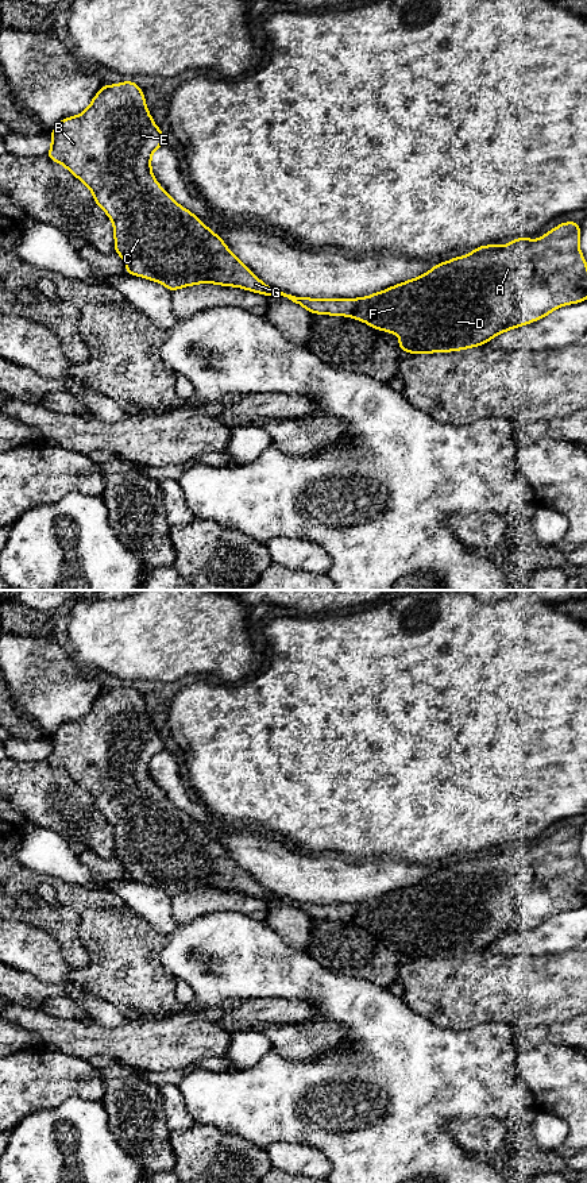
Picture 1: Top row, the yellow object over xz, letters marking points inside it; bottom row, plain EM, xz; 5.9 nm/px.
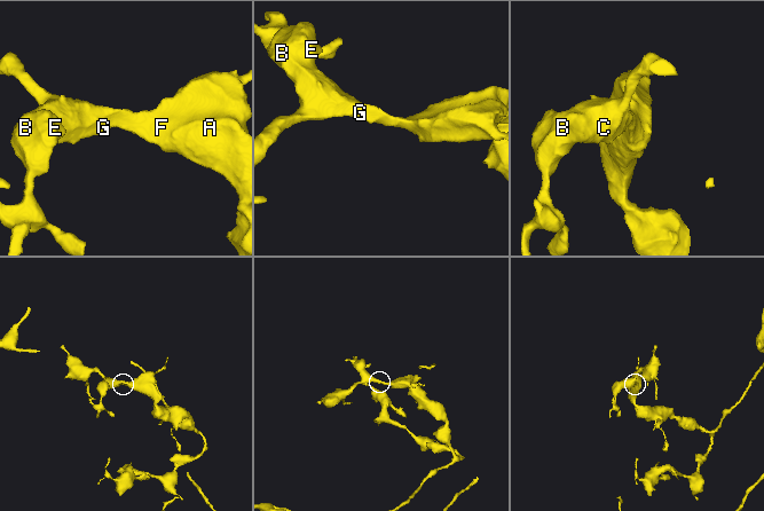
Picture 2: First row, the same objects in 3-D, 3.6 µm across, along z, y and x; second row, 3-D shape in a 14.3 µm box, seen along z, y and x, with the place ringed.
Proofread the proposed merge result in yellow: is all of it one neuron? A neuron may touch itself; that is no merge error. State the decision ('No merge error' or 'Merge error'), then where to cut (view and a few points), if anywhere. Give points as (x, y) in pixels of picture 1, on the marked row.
No merge error. No split

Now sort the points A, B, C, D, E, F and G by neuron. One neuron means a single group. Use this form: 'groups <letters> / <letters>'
groups A B C D E F G

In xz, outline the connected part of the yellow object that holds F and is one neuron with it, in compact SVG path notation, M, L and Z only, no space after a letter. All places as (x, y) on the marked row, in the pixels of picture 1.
M128 80L125 82L113 84L113 85L103 85L100 90L96 93L93 100L90 101L89 107L80 115L62 119L55 128L50 132L51 138L51 147L46 157L51 161L61 163L65 166L73 176L76 176L85 186L90 189L93 193L94 203L107 213L107 216L113 223L113 236L115 236L115 253L120 255L125 262L125 273L136 277L144 277L146 280L159 282L165 285L170 292L177 289L192 286L197 284L216 284L221 286L235 286L242 288L250 292L264 294L266 297L279 294L287 297L293 303L301 305L312 315L321 313L321 315L331 315L331 316L347 316L352 317L359 321L367 323L372 330L382 330L385 332L390 332L393 335L399 335L401 340L398 342L398 348L402 351L408 351L409 354L430 354L430 352L449 352L449 351L460 351L464 348L472 348L482 344L487 344L494 336L501 335L506 331L513 328L537 321L555 309L559 309L567 304L578 304L587 298L587 262L580 251L579 240L580 240L580 223L578 221L565 221L551 230L549 232L544 234L537 240L532 240L530 238L517 238L513 239L507 246L490 246L484 244L480 247L474 248L472 253L464 257L456 257L447 262L440 262L435 267L432 267L425 274L421 274L417 278L412 278L402 284L397 284L389 289L382 292L370 294L367 297L359 298L309 298L309 297L296 297L291 294L286 294L283 292L275 290L262 282L236 255L233 255L224 240L216 235L212 230L209 230L194 213L188 211L186 208L181 207L155 180L152 170L151 170L151 155L152 153L165 143L165 136L158 126L154 123L144 100L143 90L132 81Z

